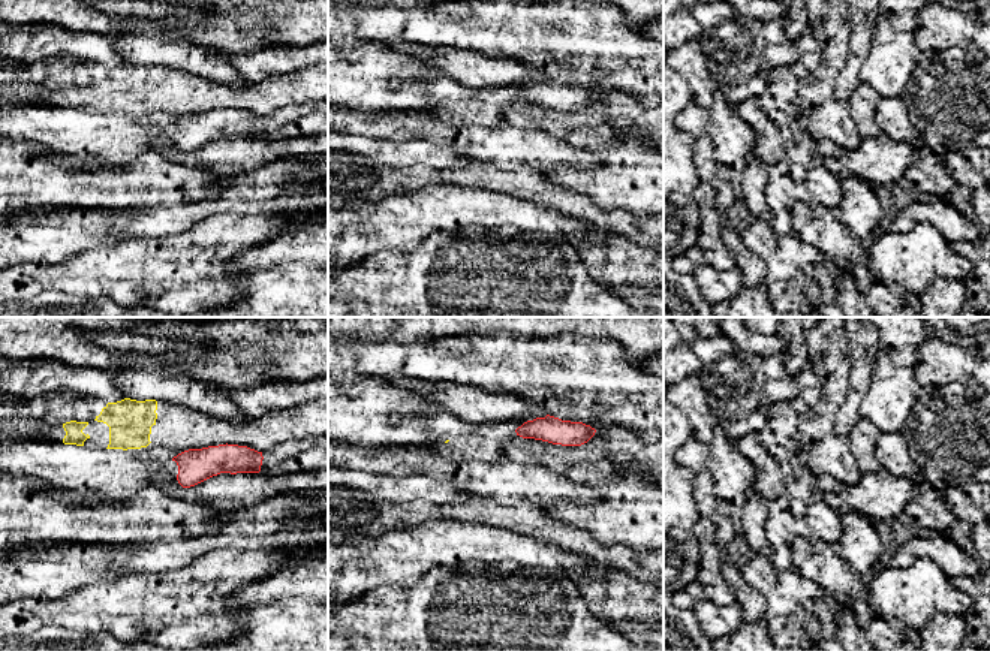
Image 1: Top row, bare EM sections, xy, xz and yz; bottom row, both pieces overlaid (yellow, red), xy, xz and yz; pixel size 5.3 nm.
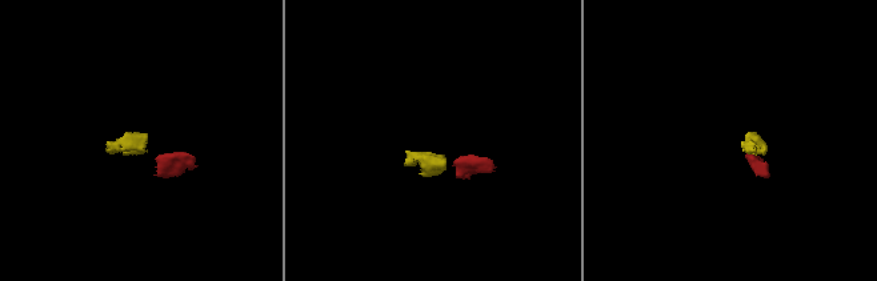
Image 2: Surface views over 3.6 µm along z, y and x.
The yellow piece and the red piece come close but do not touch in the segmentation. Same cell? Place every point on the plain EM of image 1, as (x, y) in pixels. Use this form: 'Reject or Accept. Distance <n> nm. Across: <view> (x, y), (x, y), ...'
Reject. Distance 150 nm. Across: xy (150, 107), (172, 123)

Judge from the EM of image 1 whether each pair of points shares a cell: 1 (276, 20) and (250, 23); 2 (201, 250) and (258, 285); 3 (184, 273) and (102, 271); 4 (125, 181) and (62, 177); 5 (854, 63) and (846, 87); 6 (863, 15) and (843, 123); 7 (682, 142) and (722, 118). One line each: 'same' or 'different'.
1: different
2: different
3: same
4: same
5: same
6: different
7: different

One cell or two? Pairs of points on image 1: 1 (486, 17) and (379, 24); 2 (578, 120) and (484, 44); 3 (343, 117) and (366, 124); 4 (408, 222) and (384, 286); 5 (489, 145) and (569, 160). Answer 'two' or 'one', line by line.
1: one
2: two
3: one
4: two
5: one

